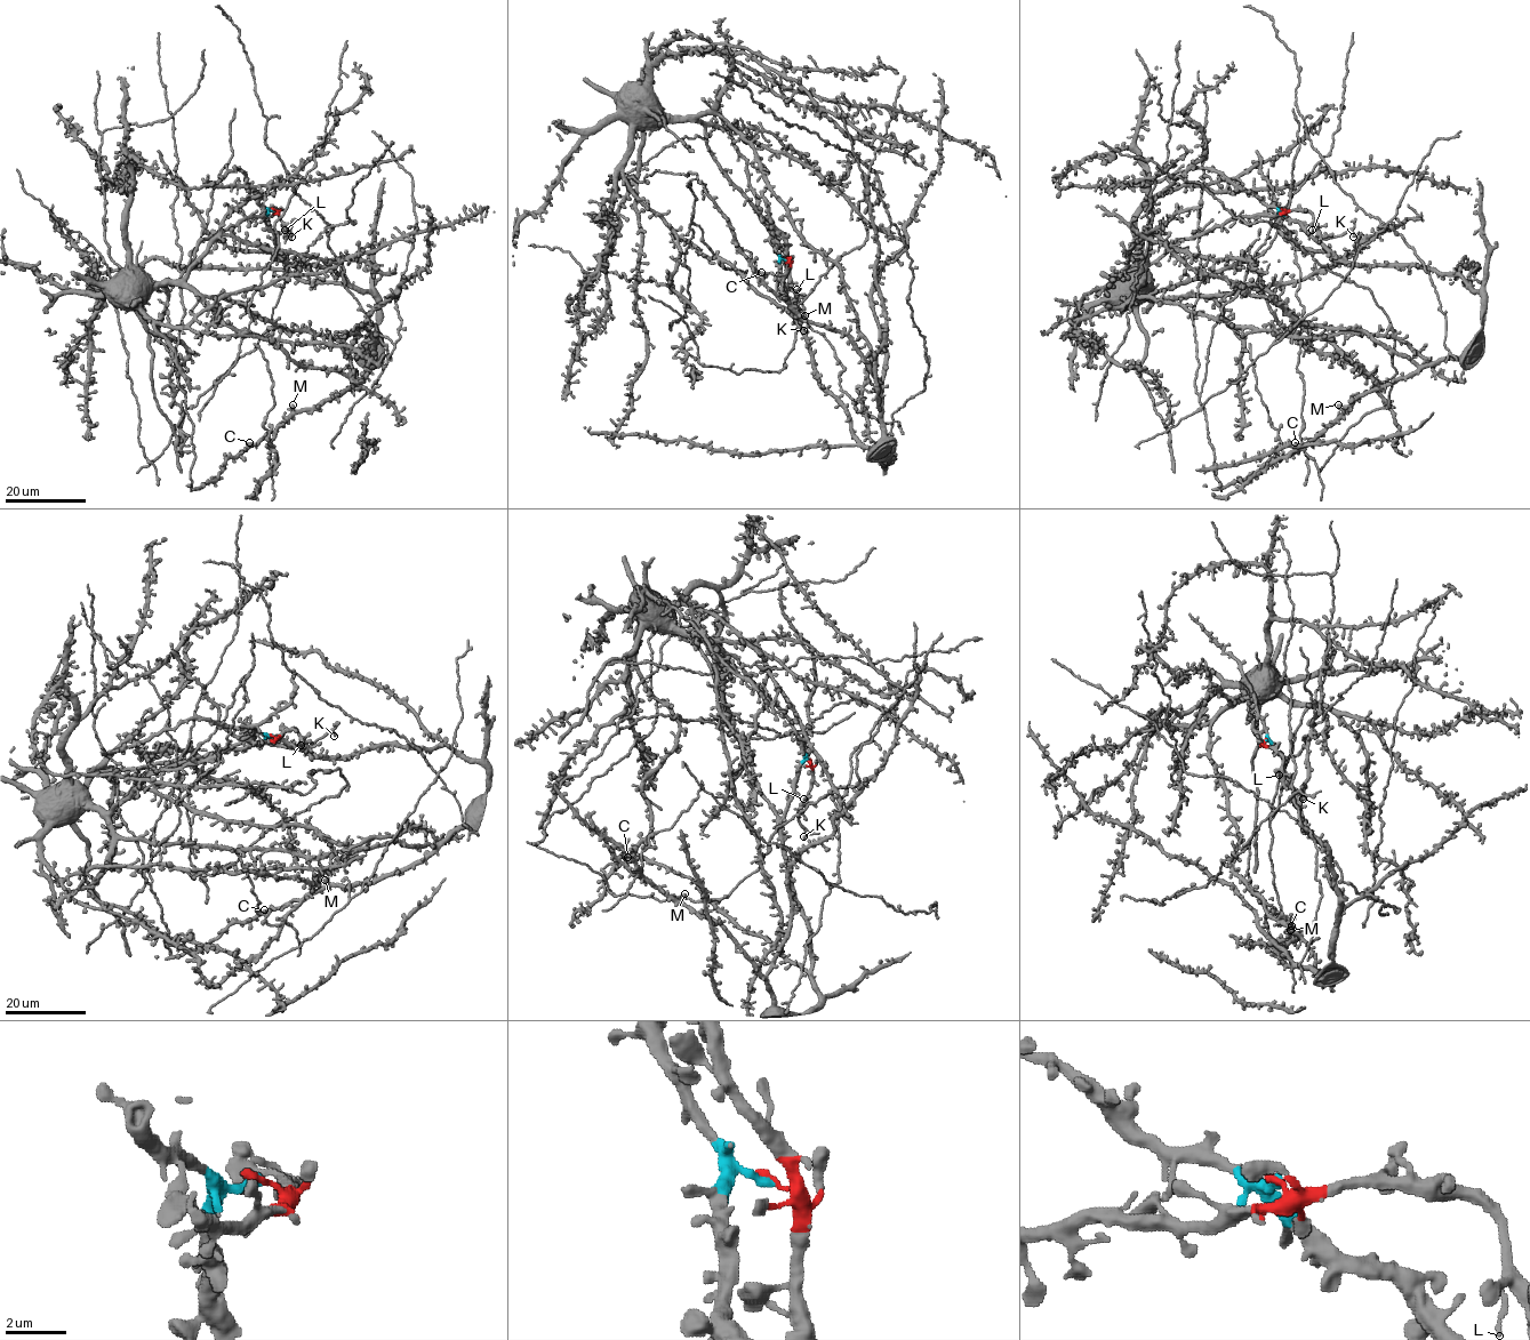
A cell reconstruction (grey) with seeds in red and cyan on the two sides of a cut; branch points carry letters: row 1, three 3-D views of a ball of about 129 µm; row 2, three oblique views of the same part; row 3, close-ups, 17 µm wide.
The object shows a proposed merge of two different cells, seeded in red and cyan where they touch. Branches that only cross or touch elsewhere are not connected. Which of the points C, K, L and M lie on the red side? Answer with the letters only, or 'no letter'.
K, L

